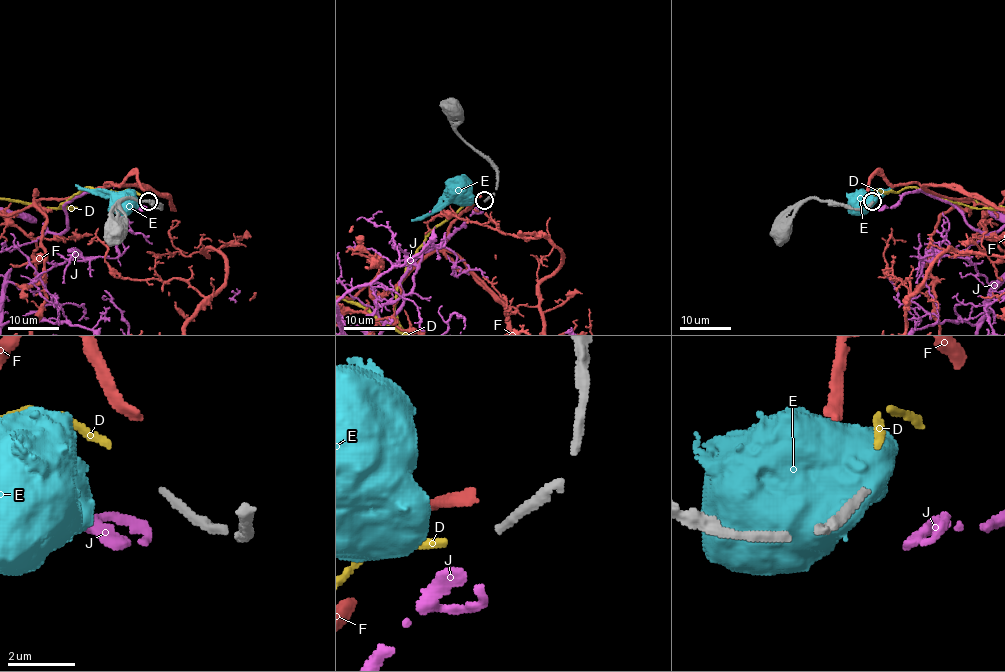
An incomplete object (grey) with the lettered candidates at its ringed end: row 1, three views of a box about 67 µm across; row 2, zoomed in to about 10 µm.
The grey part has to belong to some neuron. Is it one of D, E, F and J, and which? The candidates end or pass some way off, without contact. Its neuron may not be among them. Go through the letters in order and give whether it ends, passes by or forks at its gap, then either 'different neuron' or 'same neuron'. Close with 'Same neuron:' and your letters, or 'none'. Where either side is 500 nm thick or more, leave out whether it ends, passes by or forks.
D: it ends | same neuron
E: different neuron
F: it ends | different neuron
J: it ends | different neuron
Same neuron: D

